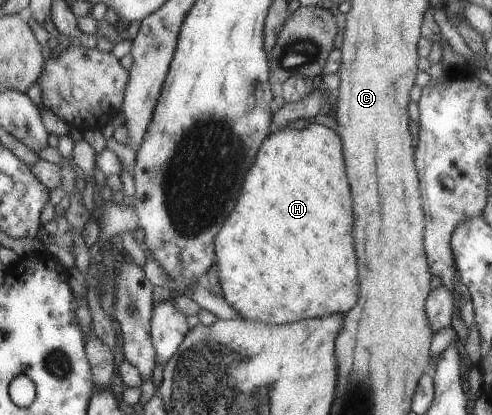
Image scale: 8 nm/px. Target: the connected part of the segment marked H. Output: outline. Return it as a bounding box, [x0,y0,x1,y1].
[214,122,357,325]

